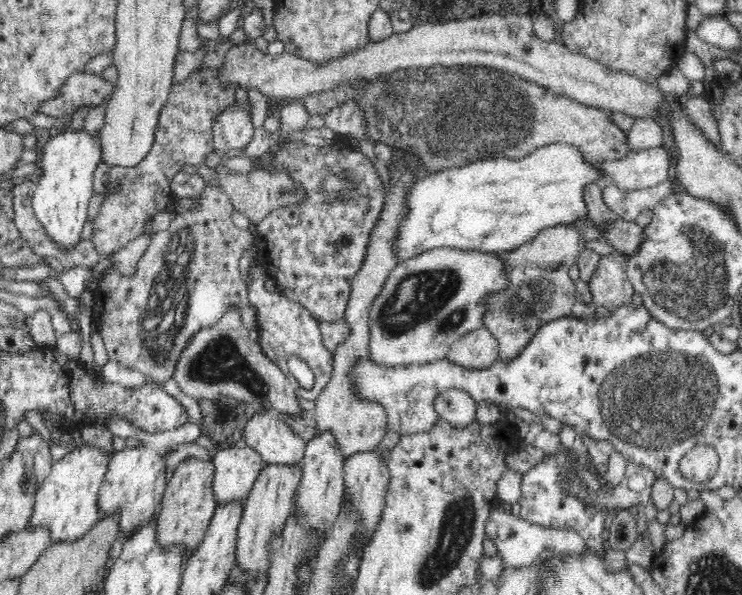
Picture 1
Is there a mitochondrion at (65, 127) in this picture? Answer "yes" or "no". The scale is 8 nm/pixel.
no

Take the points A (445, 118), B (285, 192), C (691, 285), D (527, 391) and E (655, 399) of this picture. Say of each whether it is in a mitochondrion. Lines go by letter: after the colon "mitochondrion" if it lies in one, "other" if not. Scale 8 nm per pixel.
A: mitochondrion
B: mitochondrion
C: mitochondrion
D: other
E: mitochondrion

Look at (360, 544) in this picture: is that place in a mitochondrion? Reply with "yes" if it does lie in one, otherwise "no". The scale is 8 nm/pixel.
no

